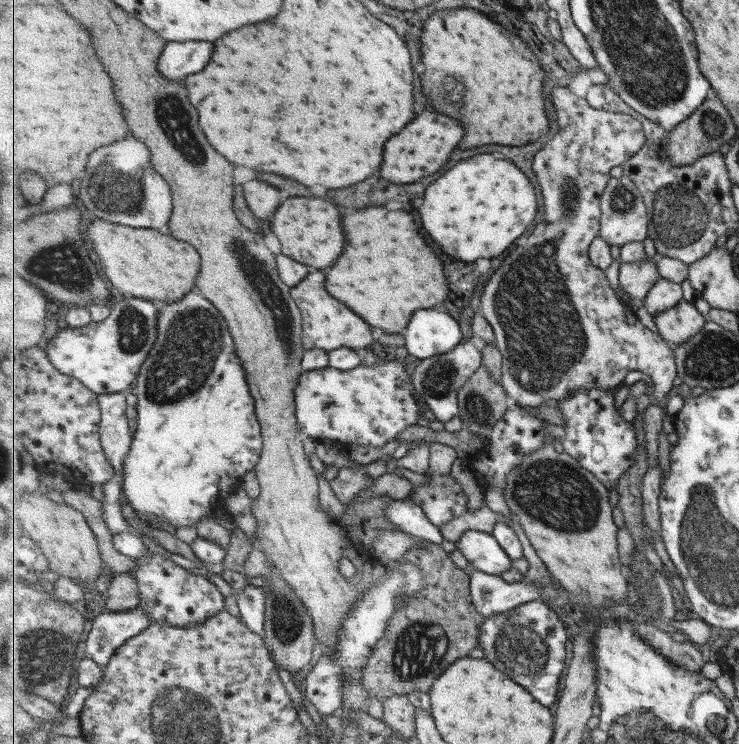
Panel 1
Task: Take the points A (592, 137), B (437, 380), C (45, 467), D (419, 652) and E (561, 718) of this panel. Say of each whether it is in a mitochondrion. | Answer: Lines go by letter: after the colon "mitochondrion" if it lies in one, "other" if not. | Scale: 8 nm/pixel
A: other
B: mitochondrion
C: other
D: mitochondrion
E: other

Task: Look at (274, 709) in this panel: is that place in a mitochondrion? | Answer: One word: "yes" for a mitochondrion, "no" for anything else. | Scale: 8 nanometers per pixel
no

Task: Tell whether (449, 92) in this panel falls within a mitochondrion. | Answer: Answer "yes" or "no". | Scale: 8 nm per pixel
yes

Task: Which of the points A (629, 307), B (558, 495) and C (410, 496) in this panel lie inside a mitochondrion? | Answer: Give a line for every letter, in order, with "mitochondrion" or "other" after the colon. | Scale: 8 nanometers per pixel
A: other
B: mitochondrion
C: other

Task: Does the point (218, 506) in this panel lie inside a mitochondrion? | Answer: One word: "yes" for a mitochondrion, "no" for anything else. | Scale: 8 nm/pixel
no

